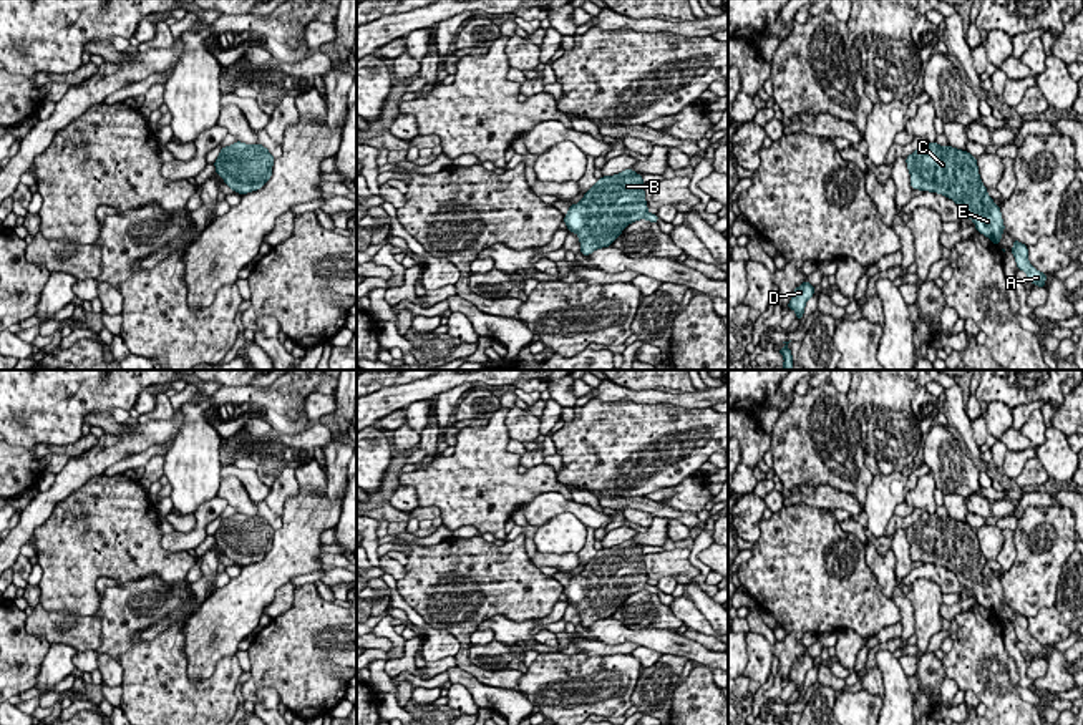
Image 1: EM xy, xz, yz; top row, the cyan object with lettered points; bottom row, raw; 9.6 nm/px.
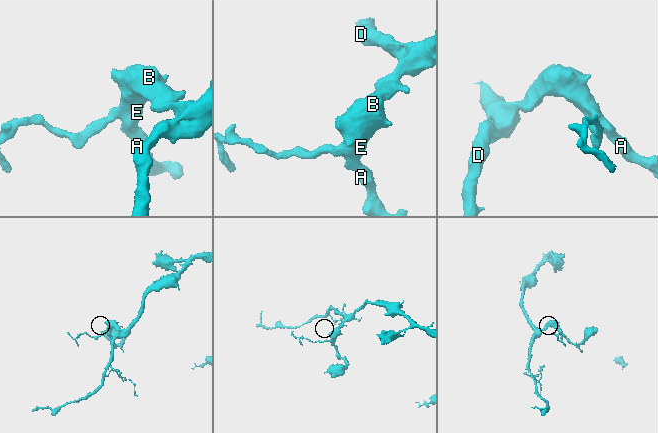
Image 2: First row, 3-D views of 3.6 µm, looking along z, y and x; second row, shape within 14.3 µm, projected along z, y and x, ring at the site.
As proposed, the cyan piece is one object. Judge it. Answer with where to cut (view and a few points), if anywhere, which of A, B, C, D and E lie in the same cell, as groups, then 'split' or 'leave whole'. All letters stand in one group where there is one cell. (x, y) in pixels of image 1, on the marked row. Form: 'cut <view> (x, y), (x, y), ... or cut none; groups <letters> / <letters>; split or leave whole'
cut none; groups A B C D E; leave whole

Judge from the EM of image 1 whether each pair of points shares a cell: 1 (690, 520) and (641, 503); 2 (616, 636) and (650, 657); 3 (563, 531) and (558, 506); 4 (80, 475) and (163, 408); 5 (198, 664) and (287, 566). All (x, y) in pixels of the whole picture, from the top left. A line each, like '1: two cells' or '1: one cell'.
1: one cell
2: two cells
3: two cells
4: two cells
5: one cell

